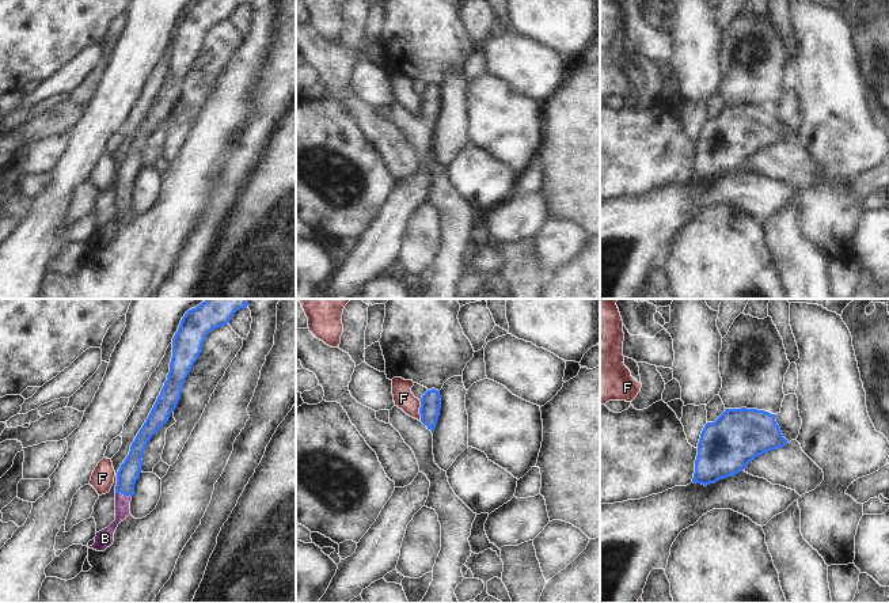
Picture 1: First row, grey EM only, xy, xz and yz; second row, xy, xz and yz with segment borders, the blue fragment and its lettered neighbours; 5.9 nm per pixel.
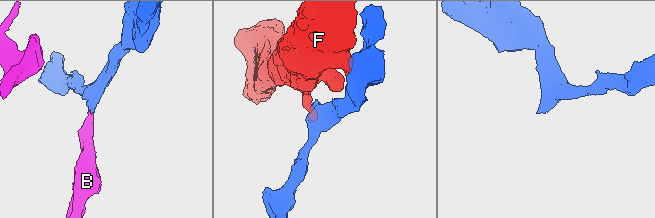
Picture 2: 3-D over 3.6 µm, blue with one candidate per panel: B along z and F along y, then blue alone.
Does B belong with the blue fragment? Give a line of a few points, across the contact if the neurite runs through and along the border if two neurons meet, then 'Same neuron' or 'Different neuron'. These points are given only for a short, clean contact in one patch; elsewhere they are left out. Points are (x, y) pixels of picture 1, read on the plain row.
Line: xy (129, 167), (125, 175), (124, 190), (122, 198). Same neuron

